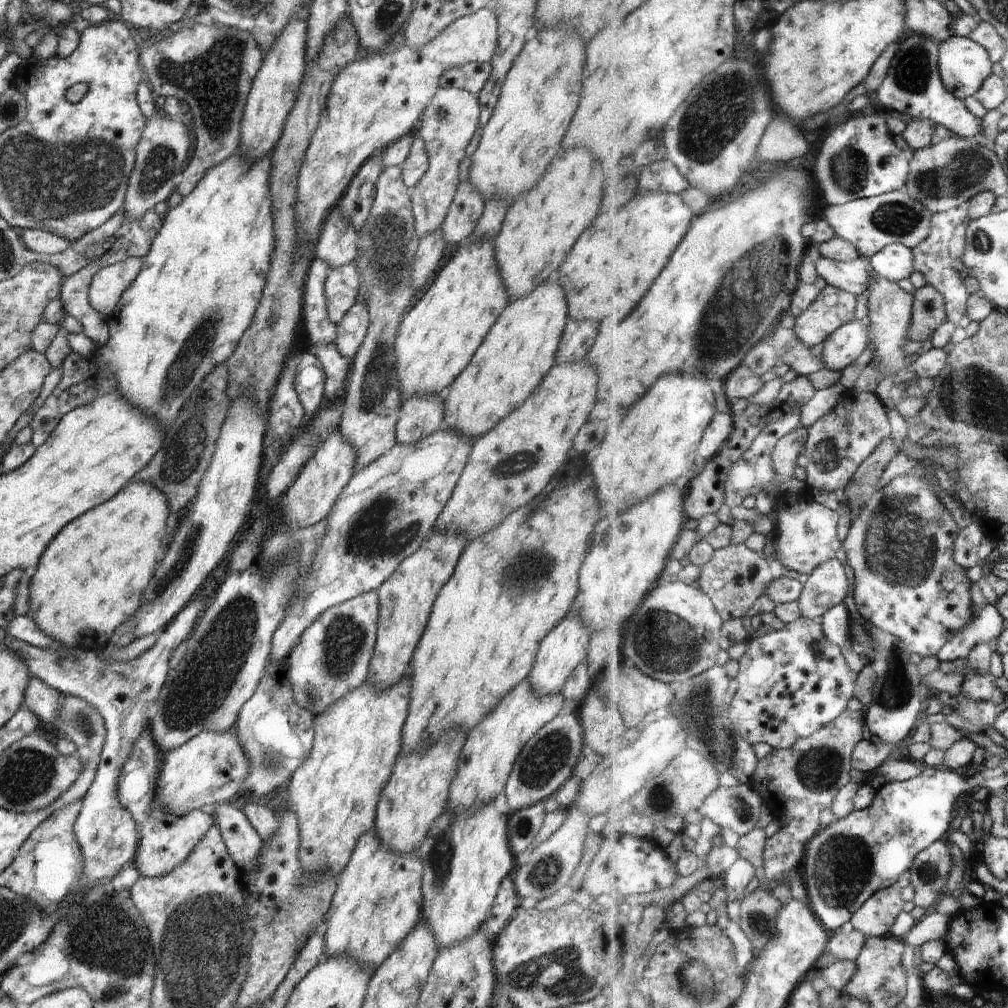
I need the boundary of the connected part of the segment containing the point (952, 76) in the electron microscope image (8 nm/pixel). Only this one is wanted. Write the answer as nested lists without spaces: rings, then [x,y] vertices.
[[[951,36],[940,43],[941,75],[948,90],[966,100],[993,76],[990,51],[970,37]]]

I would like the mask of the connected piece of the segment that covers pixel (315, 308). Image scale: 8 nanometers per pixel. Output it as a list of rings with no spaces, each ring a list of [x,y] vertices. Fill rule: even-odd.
[[[314,258],[310,263],[303,288],[303,313],[305,335],[313,345],[334,343],[337,337],[336,325],[327,315],[327,298],[324,281],[331,266],[326,261]]]

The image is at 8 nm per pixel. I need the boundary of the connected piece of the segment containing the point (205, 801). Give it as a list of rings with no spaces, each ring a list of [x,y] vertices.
[[[234,728],[225,733],[203,731],[166,754],[157,778],[156,801],[161,802],[162,812],[177,817],[196,809],[207,809],[216,803],[231,802],[237,797],[239,786],[248,773],[248,758]]]

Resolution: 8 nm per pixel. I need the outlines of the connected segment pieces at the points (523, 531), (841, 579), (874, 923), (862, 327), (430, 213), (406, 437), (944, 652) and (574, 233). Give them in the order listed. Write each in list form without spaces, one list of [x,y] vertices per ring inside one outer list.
[[[570,449],[569,452],[570,457],[568,457],[568,460],[554,474],[552,480],[548,482],[548,486],[540,494],[537,494],[527,505],[511,512],[497,527],[468,542],[456,563],[456,570],[451,574],[448,582],[440,589],[433,604],[424,634],[420,637],[410,662],[411,685],[406,720],[401,732],[400,752],[406,753],[426,749],[449,730],[469,733],[486,715],[489,715],[499,705],[499,702],[515,686],[518,686],[519,683],[529,676],[540,643],[555,626],[558,626],[559,622],[562,622],[562,619],[570,614],[572,601],[578,592],[579,570],[588,552],[587,544],[590,541],[591,534],[594,532],[595,524],[602,518],[602,512],[595,495],[596,488],[593,485],[593,478],[588,468],[589,457],[578,455],[573,449]]]
[[[838,558],[829,560],[808,579],[799,600],[804,617],[822,619],[829,610],[848,598],[852,584],[844,565],[845,562]]]
[[[897,886],[878,891],[858,912],[852,920],[852,927],[861,930],[867,937],[886,937],[891,935],[892,927],[900,914],[904,912],[905,898],[903,891]]]
[[[856,319],[841,326],[824,344],[822,353],[825,366],[833,371],[850,368],[868,348],[870,323]]]
[[[438,89],[418,122],[417,134],[425,142],[429,167],[422,180],[410,191],[415,233],[420,239],[436,232],[454,200],[459,181],[458,166],[465,157],[466,146],[479,126],[480,102],[477,95],[464,89]]]
[[[443,394],[415,395],[402,400],[396,427],[396,440],[401,445],[414,444],[443,427]]]
[[[988,604],[962,634],[955,636],[941,650],[938,659],[942,664],[949,665],[958,658],[969,658],[976,647],[990,645],[996,636],[1000,637],[1004,632],[1004,619],[995,604]]]
[[[570,148],[570,150],[566,150],[566,152],[562,154],[562,158],[560,158],[560,160],[554,160],[554,162],[550,164],[550,168],[548,168],[548,170],[546,170],[543,174],[542,180],[539,180],[538,184],[533,187],[531,191],[527,191],[527,193],[522,195],[516,203],[507,208],[501,229],[493,240],[493,249],[495,250],[494,254],[496,262],[498,262],[500,276],[502,276],[502,280],[506,282],[508,300],[514,300],[514,298],[524,298],[526,294],[530,294],[530,290],[532,290],[534,286],[540,286],[542,282],[550,280],[550,274],[552,274],[554,270],[558,270],[558,266],[566,260],[566,254],[572,250],[574,242],[580,238],[580,234],[586,230],[586,226],[590,226],[590,222],[598,216],[598,210],[600,210],[598,206],[600,206],[600,202],[603,197],[602,186],[606,185],[604,180],[606,180],[606,174],[600,174],[600,164],[592,158],[592,154],[590,154],[588,150],[584,150],[584,148]]]

